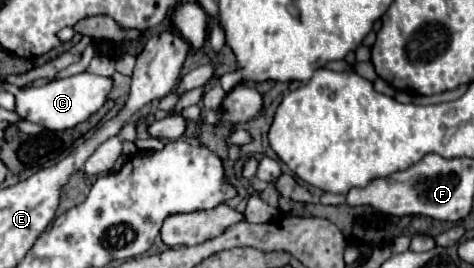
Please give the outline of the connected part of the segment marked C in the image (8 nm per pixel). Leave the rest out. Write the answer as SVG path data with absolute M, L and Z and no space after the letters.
M82 72L76 76L52 80L44 86L34 88L18 88L16 92L16 114L22 120L34 122L46 130L58 132L74 128L76 124L88 120L108 98L108 92L112 88L112 80L104 76L96 76L90 72Z

